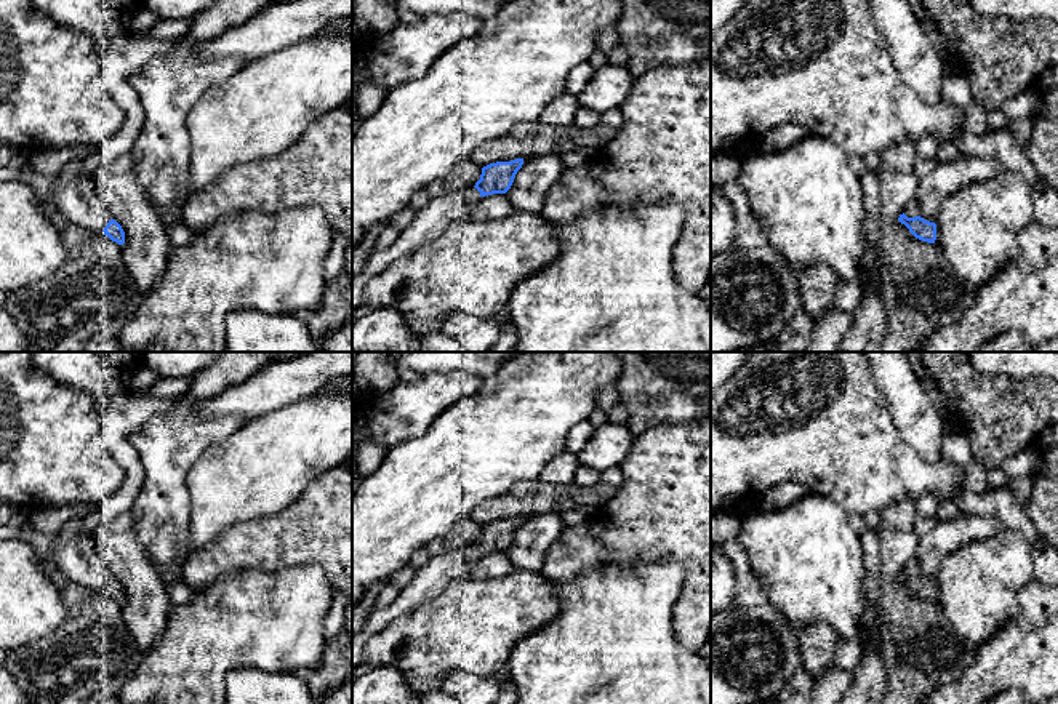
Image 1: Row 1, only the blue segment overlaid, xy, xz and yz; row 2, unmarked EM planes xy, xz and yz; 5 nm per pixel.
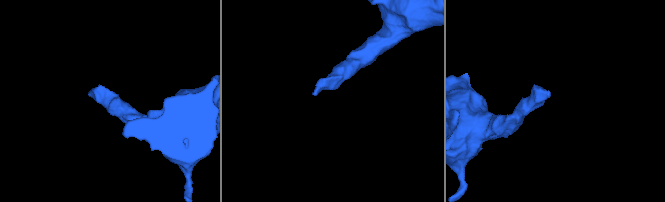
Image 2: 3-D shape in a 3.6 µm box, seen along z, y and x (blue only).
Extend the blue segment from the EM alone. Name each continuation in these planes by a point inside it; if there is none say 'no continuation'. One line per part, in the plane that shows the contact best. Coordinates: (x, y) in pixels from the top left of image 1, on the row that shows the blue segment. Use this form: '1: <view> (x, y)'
1: xy (77, 199)

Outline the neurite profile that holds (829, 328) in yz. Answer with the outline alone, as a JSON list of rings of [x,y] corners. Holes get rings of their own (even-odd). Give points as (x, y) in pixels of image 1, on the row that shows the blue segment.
[[[831,306],[813,320],[813,328],[804,352],[836,352],[852,326],[852,312]]]

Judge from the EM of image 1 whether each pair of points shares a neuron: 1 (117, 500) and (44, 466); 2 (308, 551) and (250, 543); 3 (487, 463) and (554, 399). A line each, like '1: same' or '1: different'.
1: different
2: same
3: same

